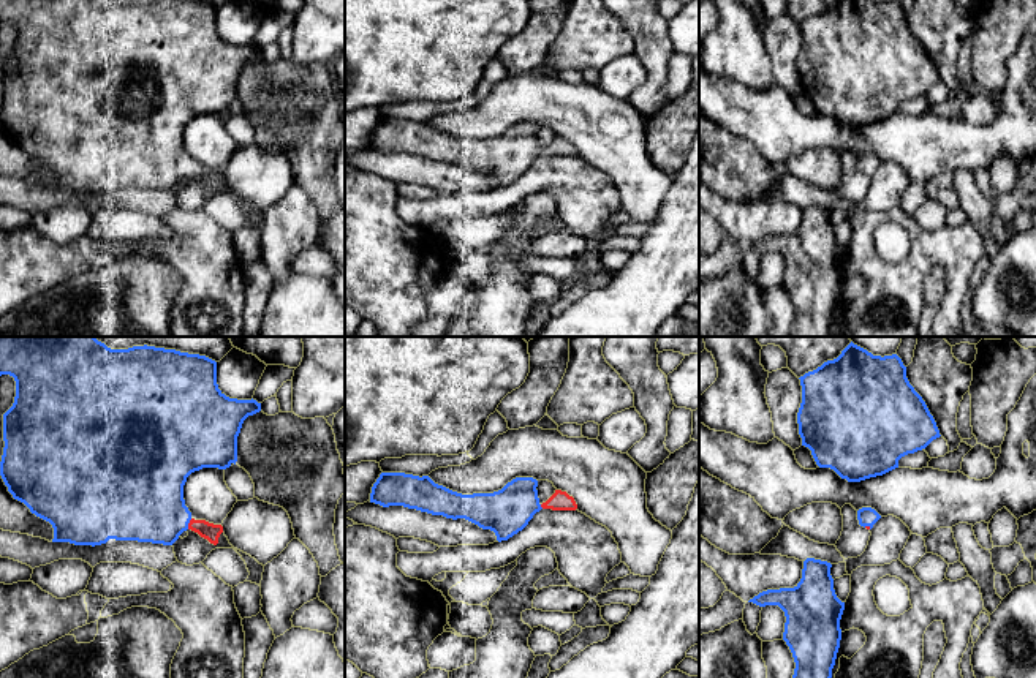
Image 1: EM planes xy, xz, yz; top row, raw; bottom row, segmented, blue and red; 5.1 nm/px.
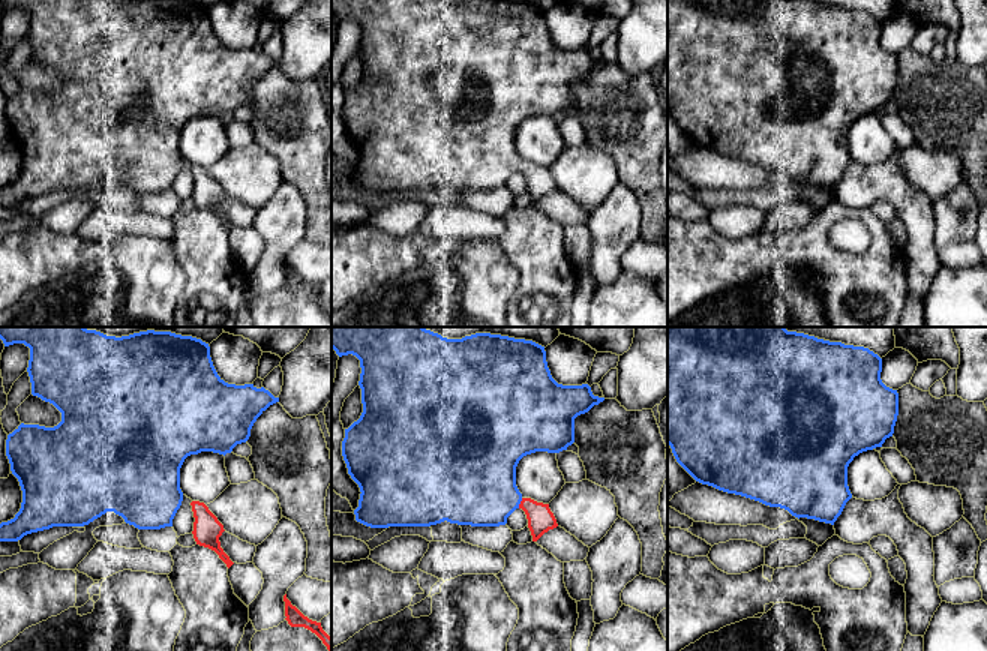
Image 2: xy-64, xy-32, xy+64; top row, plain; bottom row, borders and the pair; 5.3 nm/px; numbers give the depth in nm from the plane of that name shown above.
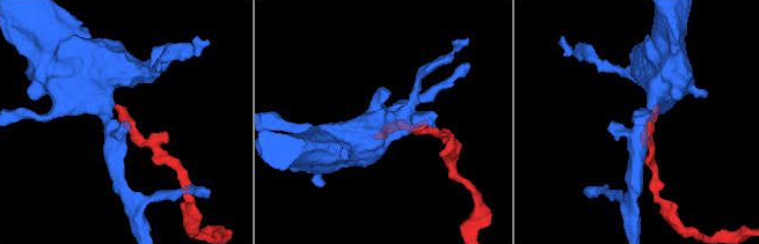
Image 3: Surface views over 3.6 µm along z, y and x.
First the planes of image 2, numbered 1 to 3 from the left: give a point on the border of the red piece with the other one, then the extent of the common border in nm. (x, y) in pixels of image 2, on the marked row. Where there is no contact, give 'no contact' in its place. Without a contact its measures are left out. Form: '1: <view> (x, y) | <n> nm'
1: no contact
2: xy-32 (519, 503) | 60 nm
3: no contact

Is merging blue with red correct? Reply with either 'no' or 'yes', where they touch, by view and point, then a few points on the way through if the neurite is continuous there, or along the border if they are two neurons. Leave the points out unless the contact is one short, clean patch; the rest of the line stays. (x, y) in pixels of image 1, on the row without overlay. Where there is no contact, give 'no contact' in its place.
yes; meets blue in xy at (189, 168); runs through xy (144, 147), (162, 163), (189, 168), (206, 176)

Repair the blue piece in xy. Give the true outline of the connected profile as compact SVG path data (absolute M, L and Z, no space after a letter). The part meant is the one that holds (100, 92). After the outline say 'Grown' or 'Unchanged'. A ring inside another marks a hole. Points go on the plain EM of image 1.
M0 0L0 22L9 21L16 27L13 52L3 60L3 101L0 122L14 145L24 149L32 160L49 168L54 174L52 188L74 191L101 191L109 185L138 186L172 191L179 182L191 175L217 191L223 179L221 171L195 166L185 152L183 131L187 123L202 114L226 115L237 107L237 82L248 62L261 57L256 46L226 43L217 30L217 8L199 0Z. Grown

